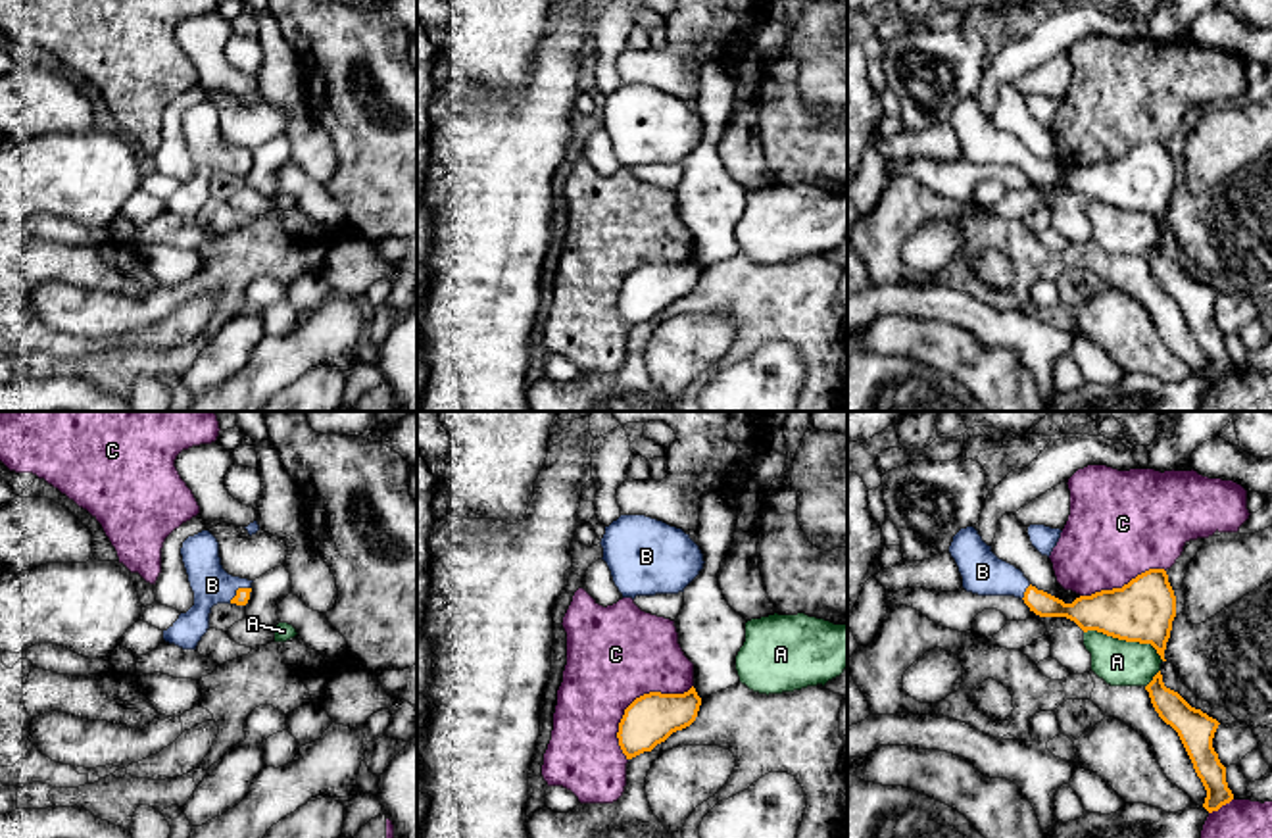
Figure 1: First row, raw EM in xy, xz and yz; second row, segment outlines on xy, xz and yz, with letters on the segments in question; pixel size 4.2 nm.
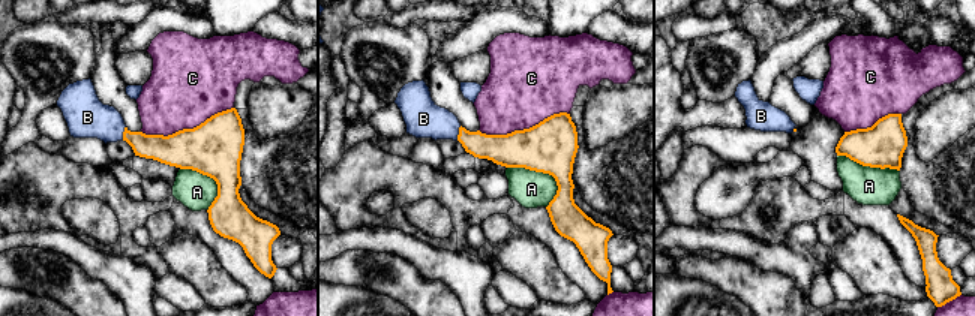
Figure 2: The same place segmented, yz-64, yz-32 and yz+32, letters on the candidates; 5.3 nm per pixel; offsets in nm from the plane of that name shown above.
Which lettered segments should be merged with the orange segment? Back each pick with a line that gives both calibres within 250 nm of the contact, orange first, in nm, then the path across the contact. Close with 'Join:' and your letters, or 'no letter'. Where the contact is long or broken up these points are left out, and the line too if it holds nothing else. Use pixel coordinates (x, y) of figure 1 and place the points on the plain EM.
B: calibres 60 and 170 nm; way xy (243, 164), (237, 160), (212, 154)
Join: B

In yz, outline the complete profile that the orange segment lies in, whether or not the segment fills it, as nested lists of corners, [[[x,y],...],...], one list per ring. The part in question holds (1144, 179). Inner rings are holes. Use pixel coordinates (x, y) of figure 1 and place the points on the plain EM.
[[[974,96],[961,98],[949,115],[963,158],[978,165],[1015,165],[1040,186],[1066,186],[1084,202],[1151,213],[1164,229],[1176,165],[1164,138],[1149,138],[1122,158],[1080,165],[1072,173],[1038,160],[1020,138],[999,129]]]

